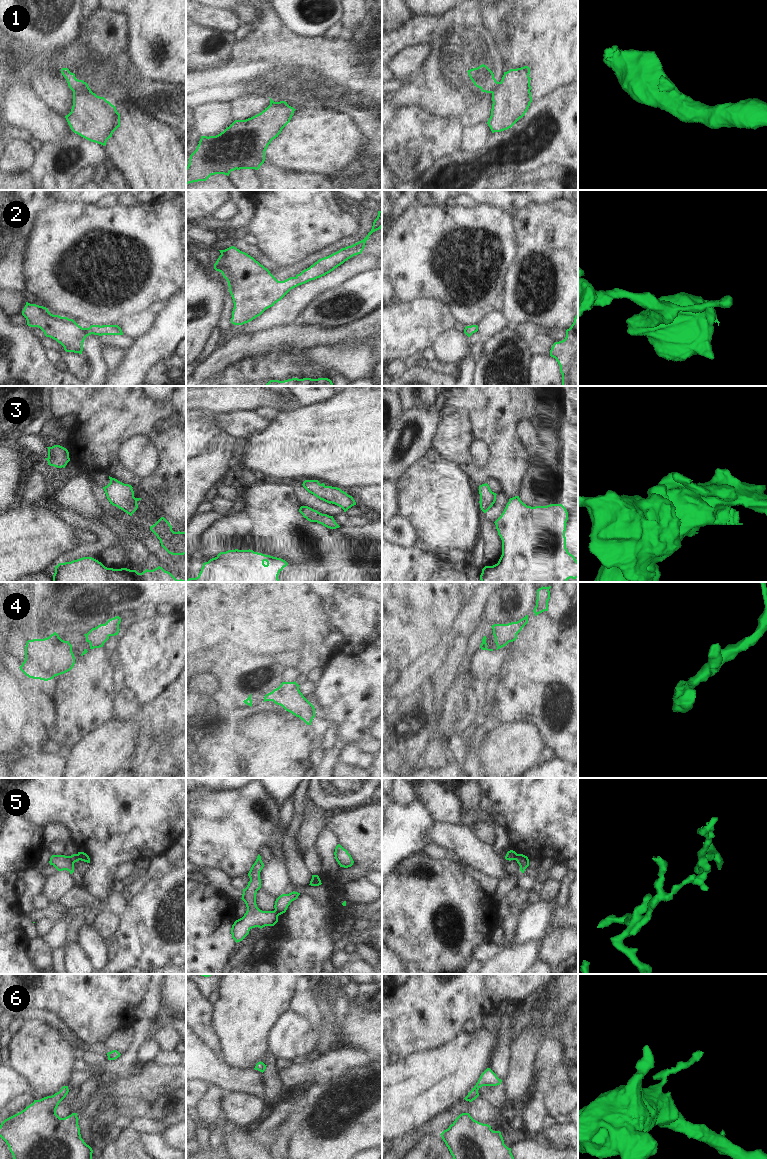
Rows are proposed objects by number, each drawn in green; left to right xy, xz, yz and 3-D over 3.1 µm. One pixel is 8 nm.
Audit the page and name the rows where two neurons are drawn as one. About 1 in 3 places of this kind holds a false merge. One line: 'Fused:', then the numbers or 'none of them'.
Fused: 1, 5

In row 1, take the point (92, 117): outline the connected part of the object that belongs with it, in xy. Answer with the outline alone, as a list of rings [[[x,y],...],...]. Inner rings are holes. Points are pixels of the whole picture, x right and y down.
[[[86,82],[80,89],[73,91],[73,106],[71,112],[65,118],[74,133],[103,146],[112,137],[113,132],[120,127],[120,114],[116,107],[104,97],[93,93]]]

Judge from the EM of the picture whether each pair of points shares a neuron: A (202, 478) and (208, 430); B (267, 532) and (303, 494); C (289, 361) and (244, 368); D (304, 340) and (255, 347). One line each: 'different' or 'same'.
A: different
B: different
C: same
D: same

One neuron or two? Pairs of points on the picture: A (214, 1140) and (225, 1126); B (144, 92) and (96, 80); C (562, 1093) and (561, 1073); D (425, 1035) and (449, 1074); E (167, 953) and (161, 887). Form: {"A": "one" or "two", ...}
{"A": "one", "B": "one", "C": "two", "D": "two", "E": "one"}

